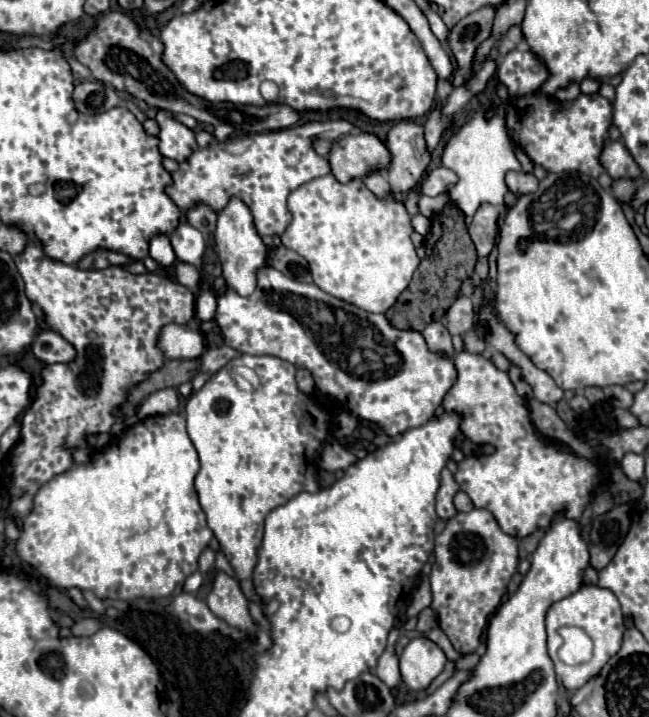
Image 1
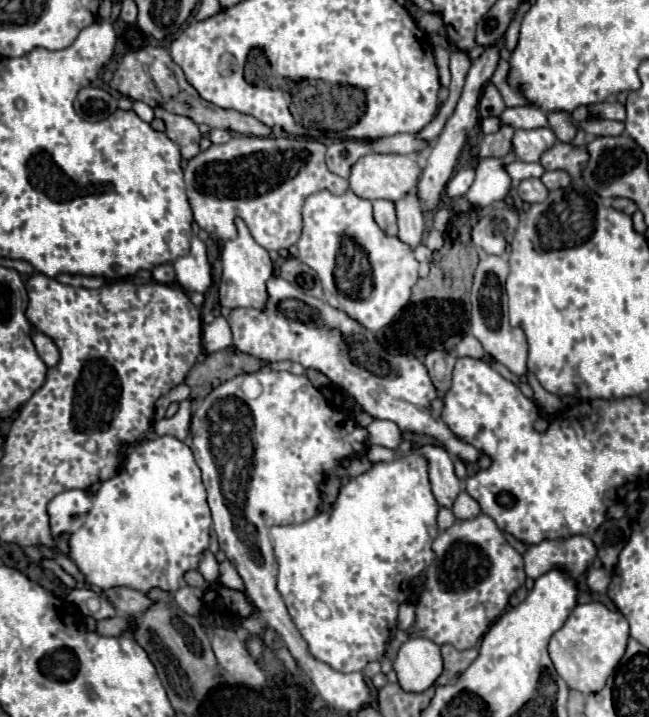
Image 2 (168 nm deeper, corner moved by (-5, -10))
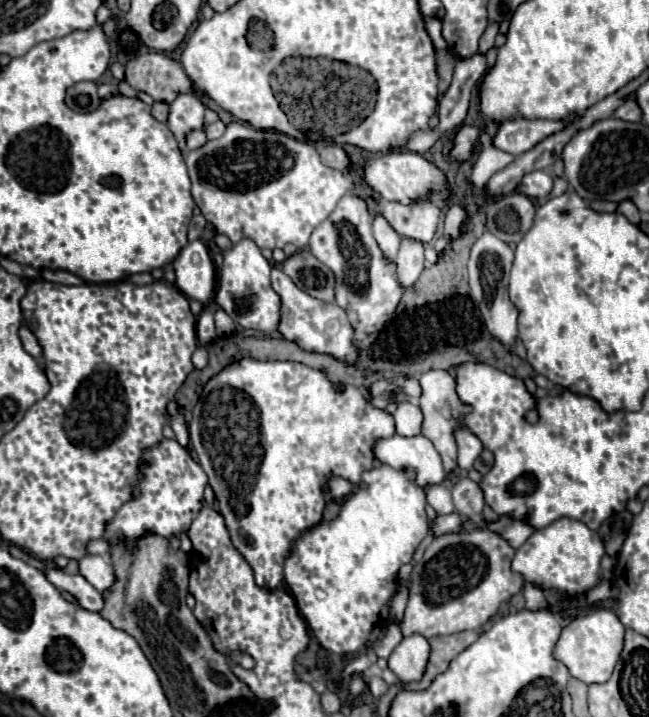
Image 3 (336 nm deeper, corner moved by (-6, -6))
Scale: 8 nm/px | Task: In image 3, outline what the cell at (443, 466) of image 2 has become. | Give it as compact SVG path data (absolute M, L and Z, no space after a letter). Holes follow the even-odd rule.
M429 370L425 372L421 378L421 398L419 398L419 406L423 412L423 430L421 434L425 438L429 438L435 446L435 450L441 454L443 458L443 466L445 472L449 474L451 470L457 468L457 444L455 444L455 430L461 426L461 418L465 414L469 414L471 406L465 406L457 392L455 392L455 378L447 372L447 370Z

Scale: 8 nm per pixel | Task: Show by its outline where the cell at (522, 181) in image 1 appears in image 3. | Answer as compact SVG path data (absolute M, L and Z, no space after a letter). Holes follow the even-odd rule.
M537 170L533 174L527 174L521 180L517 190L529 198L545 198L545 196L549 196L551 188L553 188L553 176L549 172Z

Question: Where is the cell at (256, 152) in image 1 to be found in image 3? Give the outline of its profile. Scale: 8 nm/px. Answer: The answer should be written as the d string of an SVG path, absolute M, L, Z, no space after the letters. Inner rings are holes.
M231 122L221 138L209 140L205 146L191 150L185 164L191 178L193 200L201 208L205 220L211 222L219 234L229 236L231 242L253 238L259 248L269 250L283 248L285 244L295 244L303 250L309 244L311 232L329 218L341 196L351 192L353 186L343 172L325 166L311 144L275 130L255 130L243 122Z

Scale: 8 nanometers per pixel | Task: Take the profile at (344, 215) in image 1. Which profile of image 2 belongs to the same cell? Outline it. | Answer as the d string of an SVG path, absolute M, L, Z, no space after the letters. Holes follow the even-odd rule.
M322 190L308 196L302 206L302 218L304 228L296 244L298 260L318 274L324 300L372 332L392 324L406 306L410 288L418 280L414 250L406 242L400 242L398 236L384 234L376 226L372 202L356 196L352 190L344 194Z

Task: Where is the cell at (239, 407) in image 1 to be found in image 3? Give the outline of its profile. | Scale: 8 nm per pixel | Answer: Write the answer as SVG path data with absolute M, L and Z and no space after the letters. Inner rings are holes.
M241 358L241 362L233 362L233 364L225 366L219 374L215 374L203 386L201 398L193 408L193 420L189 424L191 448L199 456L201 468L209 476L209 484L213 486L213 492L217 496L219 512L225 516L225 524L229 528L231 540L233 540L235 548L245 556L245 560L253 566L255 580L263 588L277 588L283 582L283 562L285 562L285 554L289 554L289 546L293 544L293 538L297 538L297 534L317 526L321 522L321 514L323 514L323 508L325 508L323 491L328 479L341 477L355 486L365 488L361 475L364 471L373 468L373 460L375 460L373 448L375 448L375 444L381 438L389 438L393 434L395 434L393 416L389 412L381 410L381 408L375 408L369 400L365 400L365 396L355 386L345 386L345 390L339 392L325 378L325 374L321 374L321 370L313 370L313 368L309 368L309 366L301 364L301 362L257 362L253 358Z

